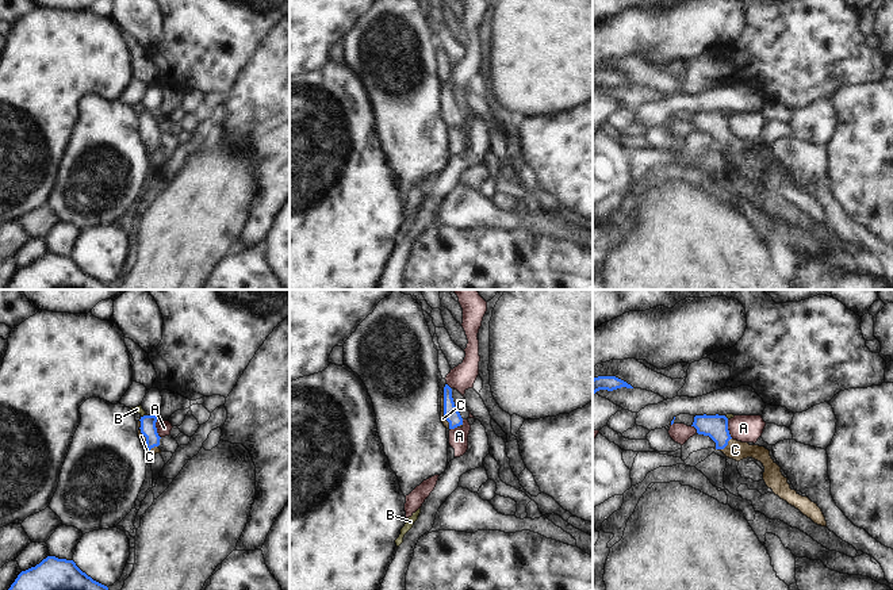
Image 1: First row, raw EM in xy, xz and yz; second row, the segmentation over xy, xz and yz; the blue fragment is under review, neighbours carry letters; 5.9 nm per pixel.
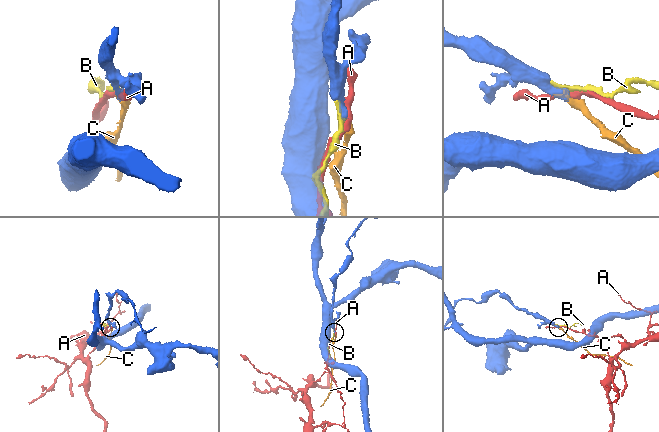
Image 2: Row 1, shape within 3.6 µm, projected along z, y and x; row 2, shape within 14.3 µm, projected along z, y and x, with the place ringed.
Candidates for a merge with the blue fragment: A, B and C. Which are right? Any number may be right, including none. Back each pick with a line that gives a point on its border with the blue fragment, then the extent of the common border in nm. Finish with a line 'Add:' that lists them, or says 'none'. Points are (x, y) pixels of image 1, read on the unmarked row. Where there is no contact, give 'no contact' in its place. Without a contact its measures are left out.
C: contact xz (444, 108); length 220 nm
Add: C

